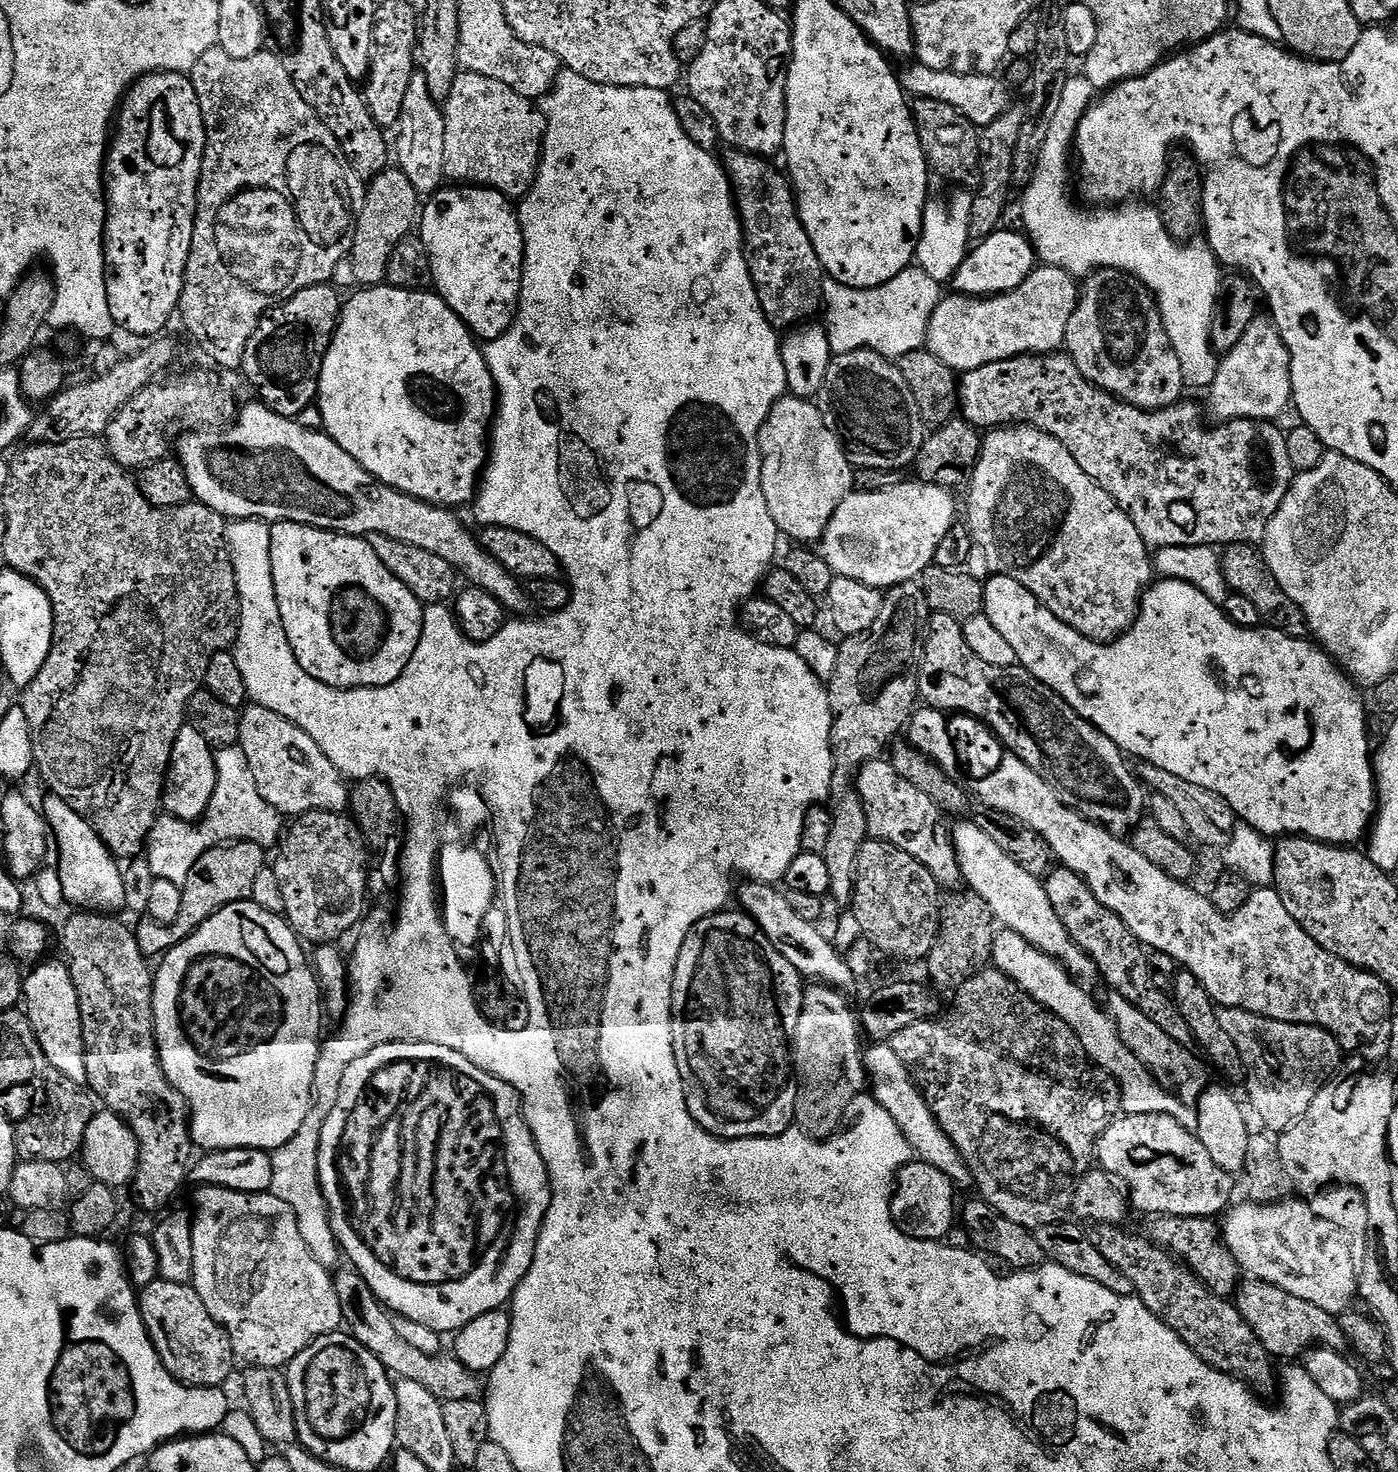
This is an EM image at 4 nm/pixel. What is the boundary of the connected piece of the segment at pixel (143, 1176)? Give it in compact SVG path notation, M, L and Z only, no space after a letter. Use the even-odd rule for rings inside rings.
M76 910L64 924L63 959L73 978L77 990L78 1006L81 1007L82 1034L85 1036L85 1064L87 1087L97 1097L104 1099L107 1111L121 1116L136 1135L140 1147L140 1165L131 1182L130 1192L136 1195L136 1204L144 1212L163 1213L168 1203L175 1198L189 1179L193 1167L192 1126L188 1103L174 1090L160 1065L160 1055L156 1049L154 1030L154 1002L152 1001L152 981L154 968L149 957L138 946L136 933L112 914Z

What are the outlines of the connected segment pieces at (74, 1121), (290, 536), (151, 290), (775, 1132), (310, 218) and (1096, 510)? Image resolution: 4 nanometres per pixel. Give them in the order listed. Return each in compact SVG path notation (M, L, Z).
M60 1083L62 1084L52 1093L47 1093L48 1101L45 1102L44 1109L42 1104L40 1114L33 1113L15 1125L16 1155L21 1161L50 1162L64 1166L81 1155L86 1126L90 1126L94 1115L93 1097L79 1083Z
M285 520L273 523L271 530L270 556L278 610L298 666L310 678L331 688L381 688L396 681L414 658L414 650L418 650L425 605L382 566L367 539Z
M152 72L142 76L128 90L119 109L118 119L114 124L114 135L111 137L108 154L104 162L104 195L108 201L108 217L104 231L104 257L106 258L106 294L110 298L110 314L116 322L117 329L129 332L132 336L148 336L156 338L172 316L177 315L179 296L182 294L186 262L190 258L190 250L194 242L194 226L196 225L196 201L200 195L200 175L204 161L204 147L208 135L204 129L202 110L198 106L198 96L195 93L189 77L183 72Z
M743 910L707 916L690 930L672 975L674 1054L682 1074L690 1114L698 1126L722 1140L781 1136L796 1119L796 1074L792 1037L804 1001L805 977L800 975L762 934L758 922Z
M312 140L308 146L294 152L290 160L290 186L298 200L298 210L304 228L316 242L332 242L348 224L348 194L340 166L347 160L342 160L343 143L336 148L328 146L328 140Z
M1005 426L989 431L983 437L980 457L967 492L966 523L973 541L984 542L984 538L988 538L994 510L1002 508L1012 520L1018 520L1018 514L1022 514L1018 508L1032 508L1028 514L1046 514L1046 520L1036 520L1036 516L1032 516L1032 526L1028 520L1026 534L1032 538L1032 562L1028 556L1024 558L1024 566L1018 570L1018 582L1022 582L1022 586L1037 596L1059 620L1066 622L1066 626L1078 630L1089 640L1101 642L1111 642L1132 627L1140 610L1140 601L1154 580L1150 549L1142 534L1138 534L1138 525L1116 505L1111 494L1102 490L1102 486L1098 486L1098 482L1074 462L1074 454L1070 454L1062 442L1042 430L1027 426Z

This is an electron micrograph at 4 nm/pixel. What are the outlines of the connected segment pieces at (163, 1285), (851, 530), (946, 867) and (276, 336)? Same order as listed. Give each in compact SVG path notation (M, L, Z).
M155 1278L145 1286L144 1292L139 1293L140 1311L144 1313L146 1330L150 1334L152 1343L160 1351L160 1360L170 1370L176 1380L182 1381L193 1388L218 1388L227 1385L232 1376L232 1363L237 1363L238 1357L232 1350L232 1343L215 1318L206 1310L202 1298L192 1288L191 1284L179 1284L163 1278Z
M901 482L889 488L886 492L853 491L851 496L844 499L832 521L824 539L819 541L818 551L821 558L830 566L836 576L845 576L851 580L862 582L871 588L887 590L895 584L906 584L923 577L929 568L933 567L936 551L948 537L957 523L956 500L951 491L923 482L907 484Z
M884 758L872 760L861 768L860 777L856 779L856 790L864 803L871 839L898 846L898 850L906 850L910 858L918 858L918 862L934 874L941 889L959 889L956 887L961 886L962 877L952 828L944 813L938 805L930 802L927 794L922 794L918 786L906 782L906 778L902 778L902 774L898 774L892 763Z
M326 283L310 286L294 294L294 298L277 304L268 315L262 317L259 326L254 330L253 337L246 343L242 376L247 383L248 380L252 383L253 390L260 395L257 397L267 404L274 414L300 418L311 404L313 407L317 403L322 362L326 358L326 350L330 350L330 342L336 333L341 307L341 293L331 283Z

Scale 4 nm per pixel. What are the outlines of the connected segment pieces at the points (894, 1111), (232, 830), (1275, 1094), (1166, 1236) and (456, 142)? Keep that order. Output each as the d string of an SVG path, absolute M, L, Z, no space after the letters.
M876 1042L871 1046L872 1049L864 1052L864 1070L870 1081L870 1092L872 1088L871 1095L883 1106L886 1114L890 1114L894 1122L898 1122L898 1126L912 1146L913 1153L923 1163L942 1170L942 1174L946 1174L946 1178L950 1178L957 1186L971 1185L973 1183L972 1169L968 1167L968 1163L962 1158L954 1142L950 1142L942 1126L938 1126L928 1100L921 1092L919 1084L908 1073L908 1068L902 1062L902 1058L894 1054L891 1043Z
M239 746L222 748L216 752L214 798L210 798L204 819L189 822L176 820L167 814L161 815L146 841L146 859L158 880L182 886L191 878L194 862L212 848L245 840L265 850L275 849L282 839L280 820L281 812L270 806L262 794L258 794L258 782L254 782L254 774L250 774L250 762L246 762L246 754Z
M1220 1008L1218 1022L1242 1054L1252 1108L1269 1133L1279 1134L1294 1127L1340 1068L1339 1042L1316 1024L1278 1022L1241 1008Z
M1170 1216L1160 1218L1150 1233L1153 1244L1172 1253L1177 1260L1188 1265L1195 1272L1197 1278L1214 1294L1225 1298L1231 1297L1242 1283L1242 1269L1234 1254L1228 1249L1229 1241L1220 1237L1220 1228L1212 1218L1199 1216Z
M465 71L457 75L442 107L446 122L445 177L464 186L493 188L509 198L527 196L540 168L546 127L543 111L510 86Z

